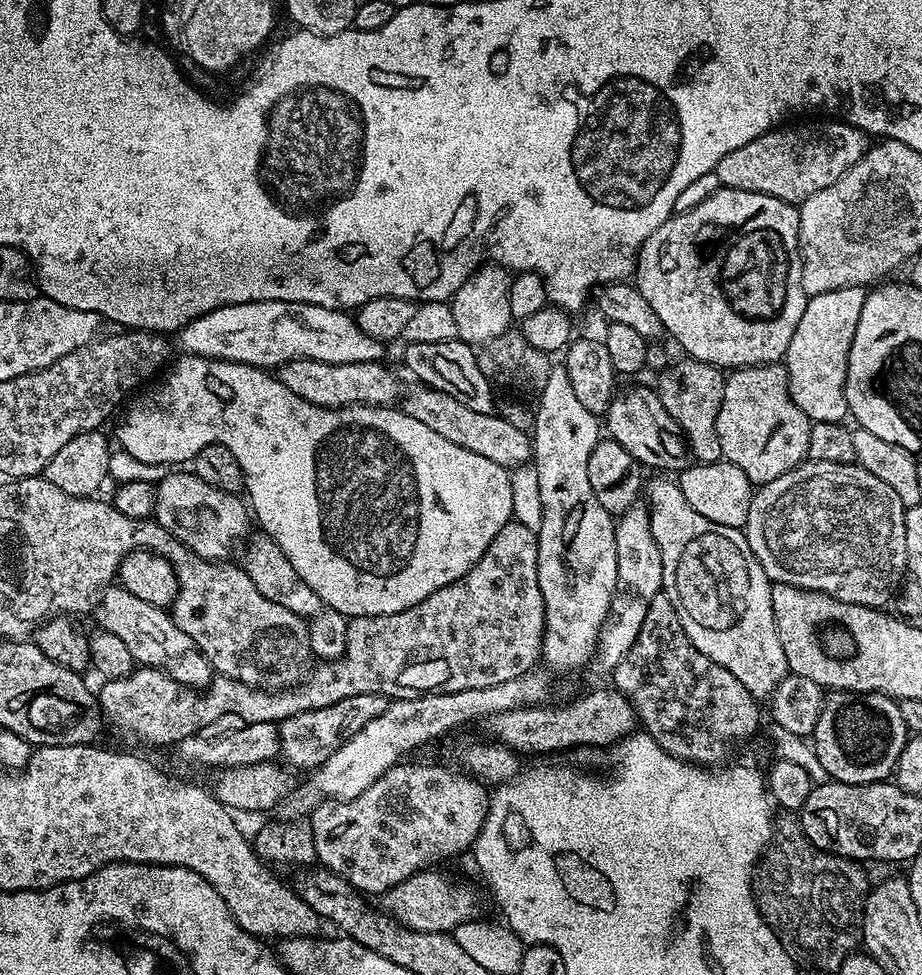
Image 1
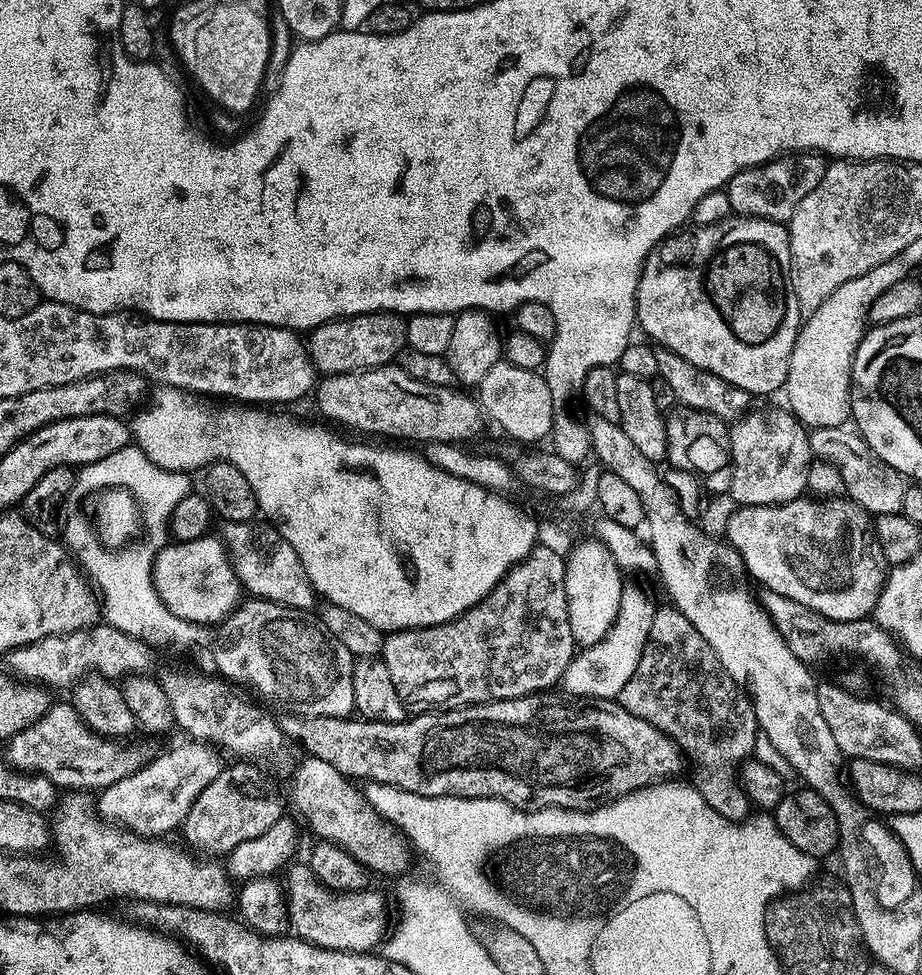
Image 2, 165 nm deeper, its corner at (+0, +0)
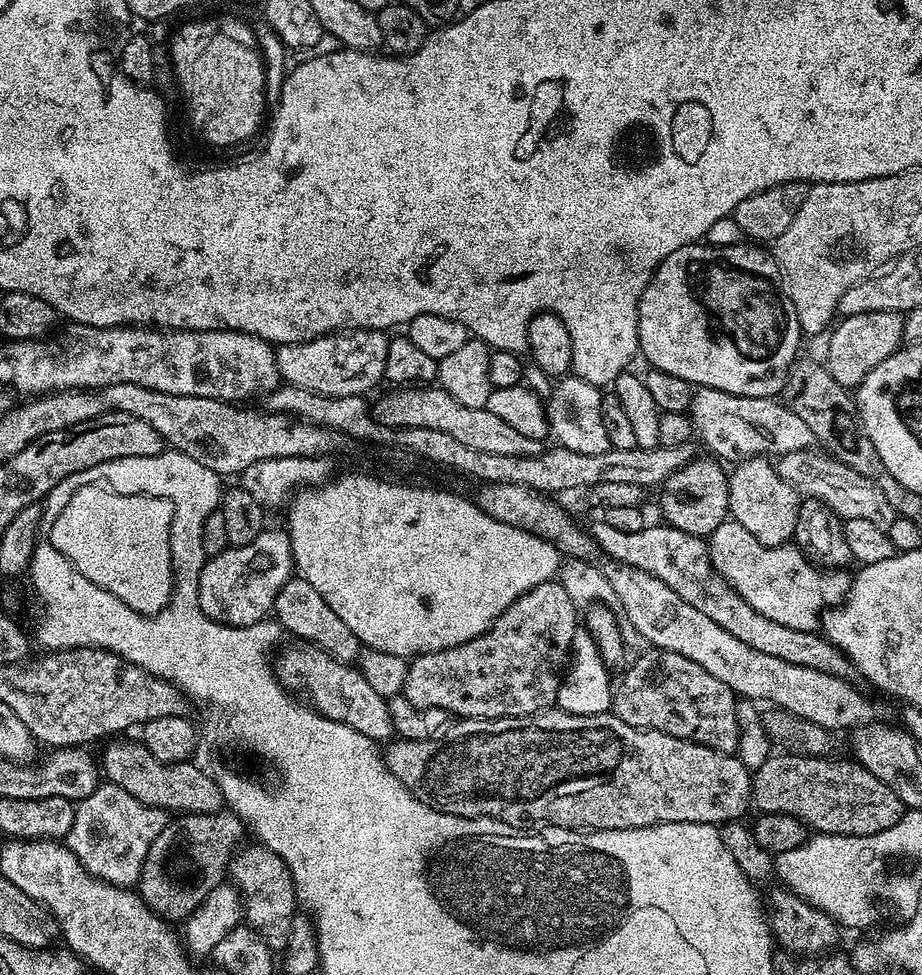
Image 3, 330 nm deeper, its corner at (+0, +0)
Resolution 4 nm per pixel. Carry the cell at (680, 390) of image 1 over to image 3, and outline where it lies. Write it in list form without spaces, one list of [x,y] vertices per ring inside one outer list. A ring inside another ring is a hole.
[[[693,459],[692,463],[678,469],[662,485],[664,497],[660,500],[663,523],[669,528],[677,528],[686,534],[709,537],[722,521],[729,519],[728,472],[719,459]]]

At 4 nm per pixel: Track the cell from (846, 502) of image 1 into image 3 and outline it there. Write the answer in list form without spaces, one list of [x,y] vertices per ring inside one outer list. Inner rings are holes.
[[[731,518],[722,521],[718,530],[707,537],[706,543],[716,573],[743,600],[750,602],[754,610],[766,614],[766,618],[774,622],[782,622],[782,626],[790,626],[790,630],[817,631],[822,624],[822,613],[842,605],[852,589],[851,571],[838,568],[821,570],[792,542],[773,548],[762,546],[746,526]]]

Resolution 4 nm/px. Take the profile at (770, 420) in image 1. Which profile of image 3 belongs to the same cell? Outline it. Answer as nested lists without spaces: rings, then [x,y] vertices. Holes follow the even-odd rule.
[[[763,456],[741,460],[736,469],[728,472],[728,510],[731,519],[737,520],[762,546],[787,544],[795,537],[801,497],[795,488],[780,477],[775,463]]]

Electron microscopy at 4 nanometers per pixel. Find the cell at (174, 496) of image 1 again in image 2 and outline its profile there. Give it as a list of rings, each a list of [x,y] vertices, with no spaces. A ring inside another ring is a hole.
[[[267,522],[225,523],[223,527],[222,544],[227,549],[227,560],[249,597],[301,610],[311,609],[311,604],[317,603],[318,597],[312,591],[306,570],[302,570],[302,562],[298,562],[298,554],[294,554],[294,546],[282,538],[278,529]]]

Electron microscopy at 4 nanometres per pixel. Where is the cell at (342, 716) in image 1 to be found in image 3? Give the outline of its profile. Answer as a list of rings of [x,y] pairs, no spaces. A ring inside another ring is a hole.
[[[221,810],[210,814],[189,812],[181,815],[179,820],[180,844],[184,847],[185,854],[196,863],[196,868],[200,871],[200,880],[194,881],[189,888],[172,888],[172,876],[168,873],[168,859],[171,858],[172,847],[176,844],[176,828],[175,823],[172,822],[165,826],[162,834],[158,834],[158,838],[154,838],[154,842],[146,854],[145,864],[148,868],[142,866],[140,871],[140,876],[148,876],[146,903],[152,900],[149,907],[155,908],[169,922],[187,920],[196,905],[204,901],[208,891],[225,879],[232,857],[241,847],[242,841],[245,839],[243,836],[246,836],[244,821],[231,810]]]

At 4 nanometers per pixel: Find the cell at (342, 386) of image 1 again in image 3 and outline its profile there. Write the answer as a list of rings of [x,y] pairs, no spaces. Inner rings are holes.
[[[408,386],[397,387],[389,396],[380,396],[371,405],[372,417],[382,426],[391,428],[427,427],[430,430],[445,431],[458,442],[473,447],[474,450],[483,450],[492,454],[507,454],[515,457],[534,457],[544,449],[542,440],[519,434],[516,429],[499,416],[490,412],[486,407],[480,409],[468,408],[460,404],[436,386]]]

